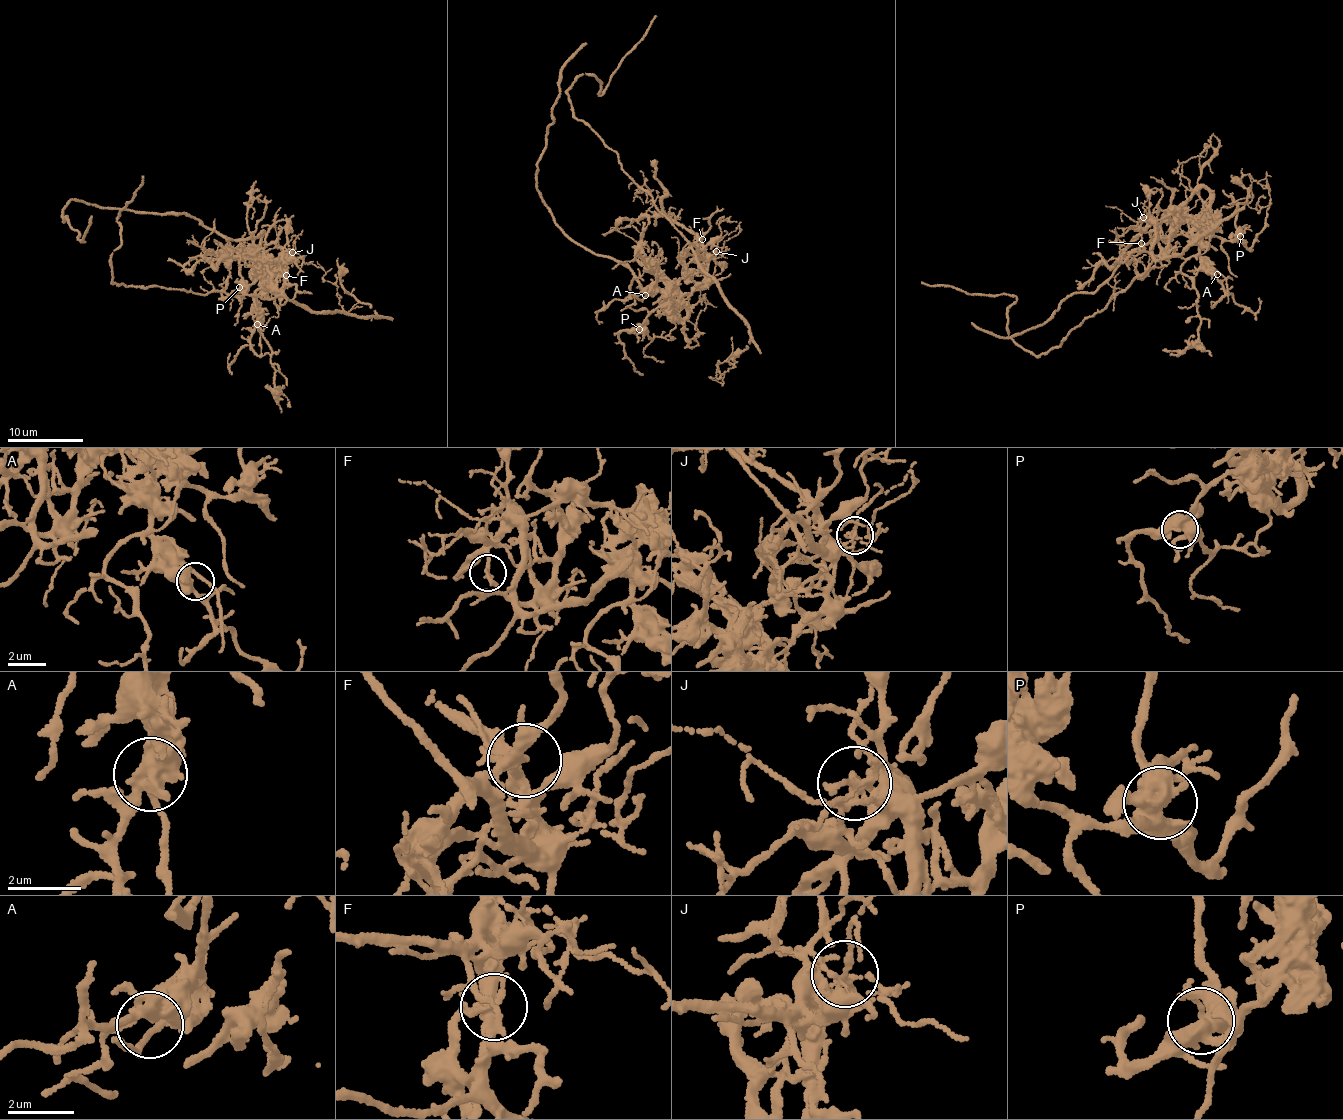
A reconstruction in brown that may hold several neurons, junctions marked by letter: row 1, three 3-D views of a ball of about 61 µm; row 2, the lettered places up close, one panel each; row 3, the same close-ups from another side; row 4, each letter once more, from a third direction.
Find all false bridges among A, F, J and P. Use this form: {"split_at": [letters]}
{"split_at": ["F"]}

